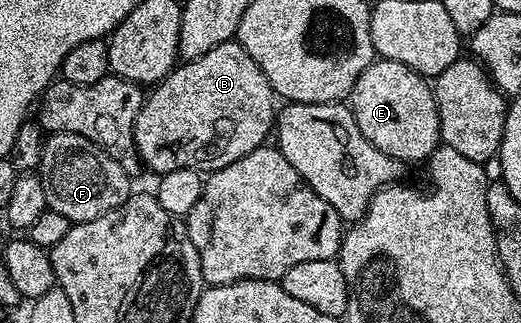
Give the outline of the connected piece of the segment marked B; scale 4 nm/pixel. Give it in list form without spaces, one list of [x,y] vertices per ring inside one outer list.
[[[230,39],[215,43],[215,47],[211,47],[211,51],[207,51],[207,55],[199,55],[195,59],[185,61],[174,67],[162,81],[152,86],[151,92],[146,96],[145,102],[141,105],[139,115],[135,119],[135,131],[133,132],[137,155],[141,159],[142,166],[146,170],[150,169],[153,175],[170,173],[171,171],[183,171],[184,169],[195,169],[202,174],[208,175],[212,169],[218,169],[227,163],[235,163],[235,159],[247,155],[247,151],[266,144],[270,140],[269,132],[272,129],[274,132],[275,129],[275,121],[273,125],[273,97],[275,98],[275,90],[273,84],[269,81],[269,76],[263,71],[263,67],[259,67],[259,63],[255,63],[251,51],[247,51],[247,47],[243,47],[241,41]]]

